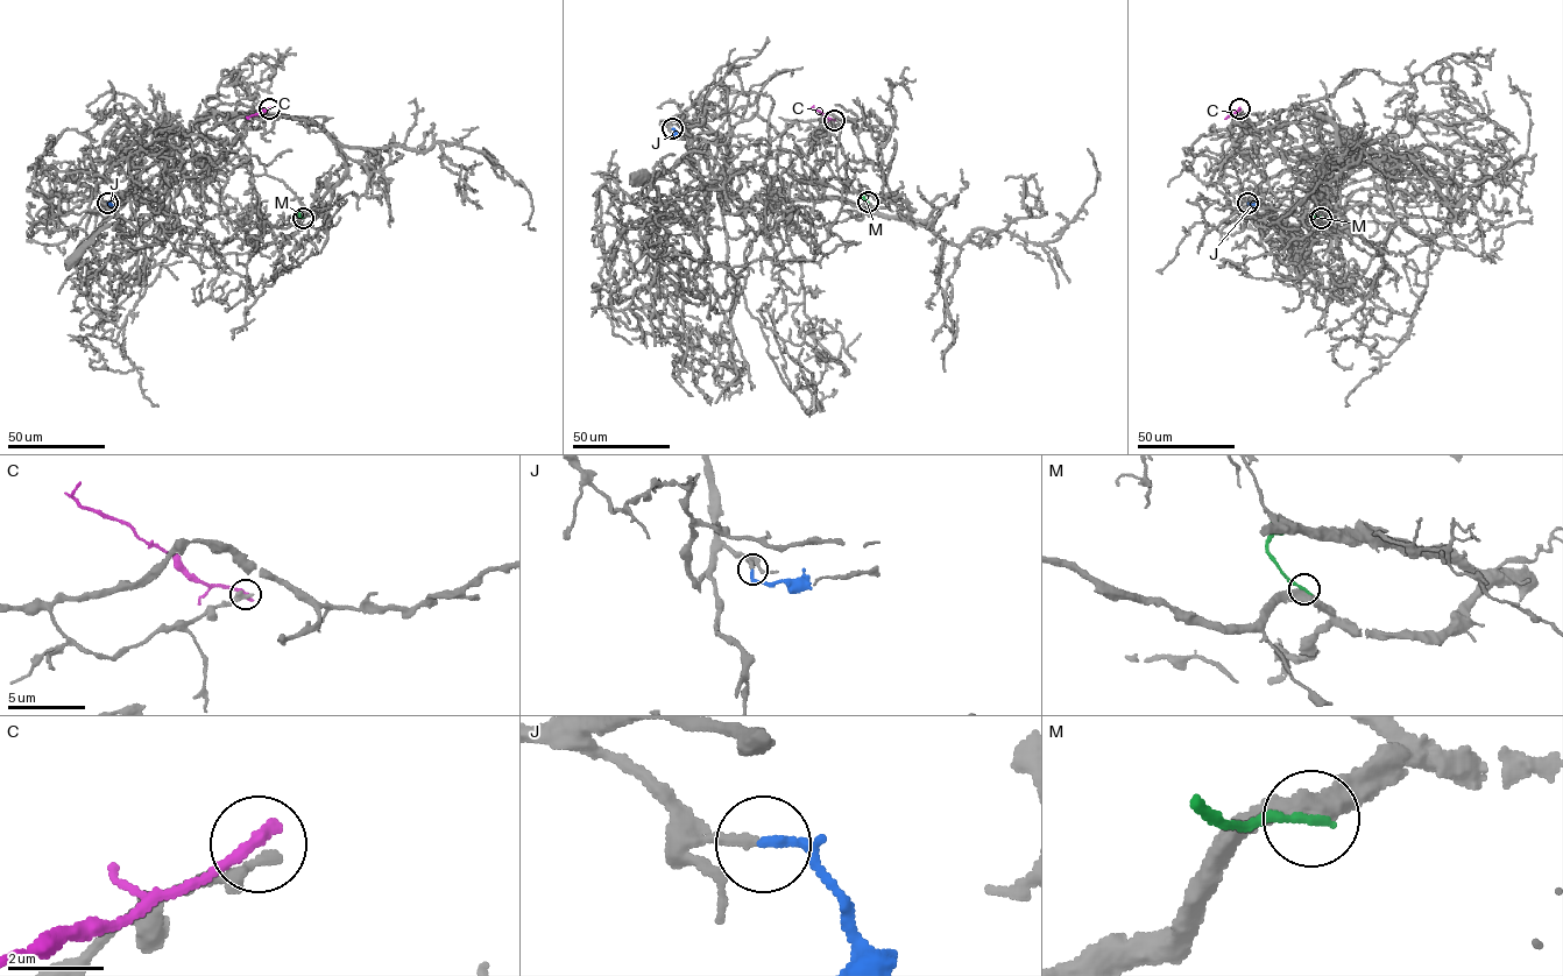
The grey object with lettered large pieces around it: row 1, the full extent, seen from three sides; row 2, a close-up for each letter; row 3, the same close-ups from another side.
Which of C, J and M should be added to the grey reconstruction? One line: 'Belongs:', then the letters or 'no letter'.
Belongs: no letter

